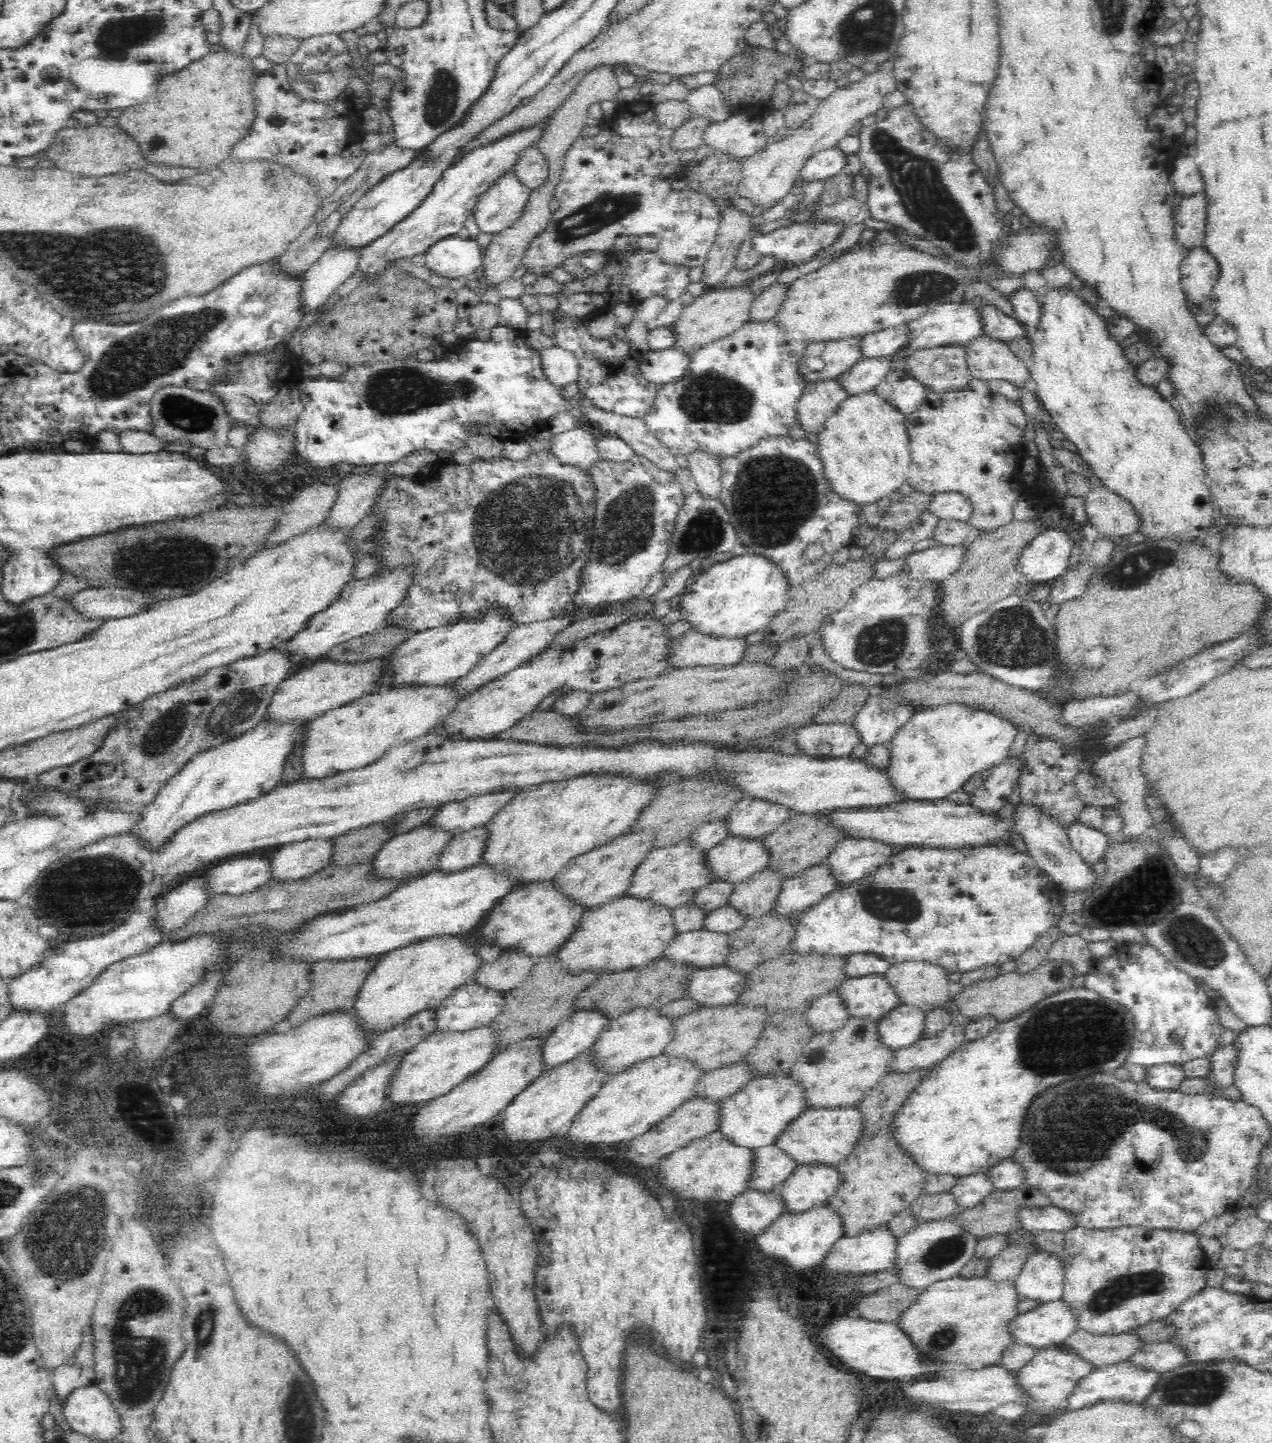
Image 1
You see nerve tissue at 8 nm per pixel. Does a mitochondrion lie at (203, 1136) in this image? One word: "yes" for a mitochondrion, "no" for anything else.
yes

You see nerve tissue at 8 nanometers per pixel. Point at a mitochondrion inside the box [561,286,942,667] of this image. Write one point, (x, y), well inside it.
(773, 496)

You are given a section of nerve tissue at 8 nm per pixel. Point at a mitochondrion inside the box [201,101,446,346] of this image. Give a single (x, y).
(273, 121)

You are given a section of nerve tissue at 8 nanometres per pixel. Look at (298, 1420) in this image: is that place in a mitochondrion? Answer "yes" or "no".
yes

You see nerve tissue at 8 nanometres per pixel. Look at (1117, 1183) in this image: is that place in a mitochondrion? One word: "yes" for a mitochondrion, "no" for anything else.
no

